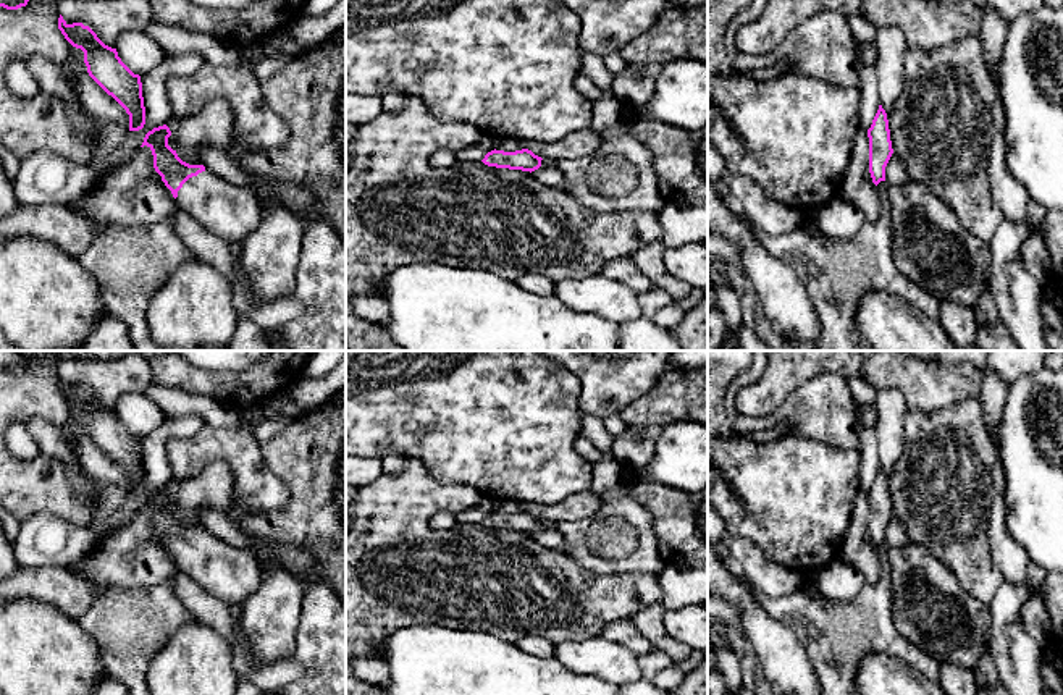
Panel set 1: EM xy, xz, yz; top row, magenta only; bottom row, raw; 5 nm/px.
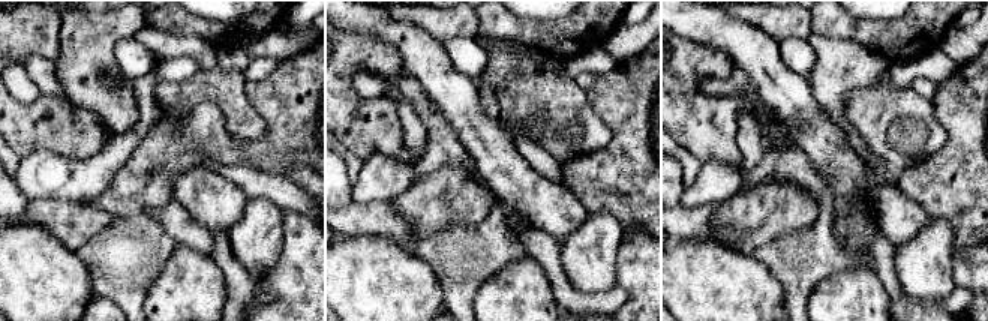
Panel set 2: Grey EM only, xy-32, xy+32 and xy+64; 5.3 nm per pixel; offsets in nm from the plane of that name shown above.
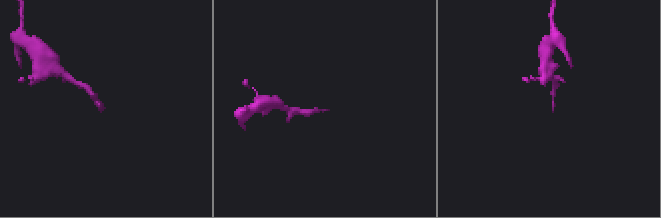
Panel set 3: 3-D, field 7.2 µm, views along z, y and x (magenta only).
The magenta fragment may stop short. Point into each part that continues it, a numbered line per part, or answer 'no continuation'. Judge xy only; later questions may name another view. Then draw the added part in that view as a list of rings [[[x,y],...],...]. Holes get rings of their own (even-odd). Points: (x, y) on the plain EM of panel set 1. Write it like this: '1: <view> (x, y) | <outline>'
1: xy (228, 572) | [[[207,532],[183,546],[176,566],[205,592],[236,609],[241,609],[263,579],[255,551],[233,546]]]

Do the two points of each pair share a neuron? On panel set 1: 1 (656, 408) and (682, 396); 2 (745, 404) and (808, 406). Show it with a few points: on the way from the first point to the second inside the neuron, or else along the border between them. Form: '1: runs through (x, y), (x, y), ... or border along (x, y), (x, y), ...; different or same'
1: runs through (663, 404), (676, 396); same
2: border along (808, 382), (797, 387), (769, 414), (742, 416); different

